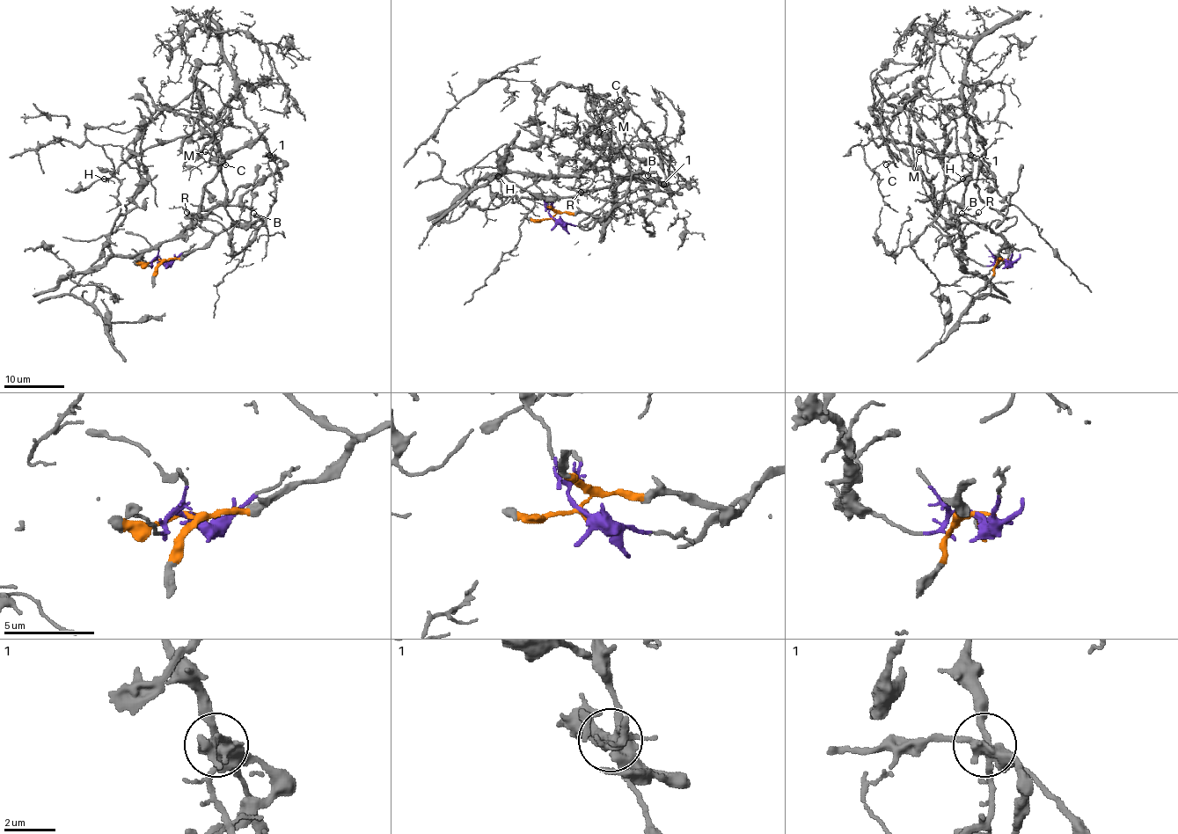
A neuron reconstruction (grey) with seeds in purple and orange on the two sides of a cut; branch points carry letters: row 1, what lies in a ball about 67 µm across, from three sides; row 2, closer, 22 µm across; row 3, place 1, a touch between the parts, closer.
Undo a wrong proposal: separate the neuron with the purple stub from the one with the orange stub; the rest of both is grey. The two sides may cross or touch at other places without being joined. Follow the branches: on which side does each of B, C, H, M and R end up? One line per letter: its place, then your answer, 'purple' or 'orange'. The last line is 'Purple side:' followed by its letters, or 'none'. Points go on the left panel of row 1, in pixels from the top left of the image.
B: place (253, 213); orange
C: place (225, 164); purple
H: place (104, 179); purple
M: place (205, 151); purple
R: place (186, 212); purple
Purple side: C, H, M, R

